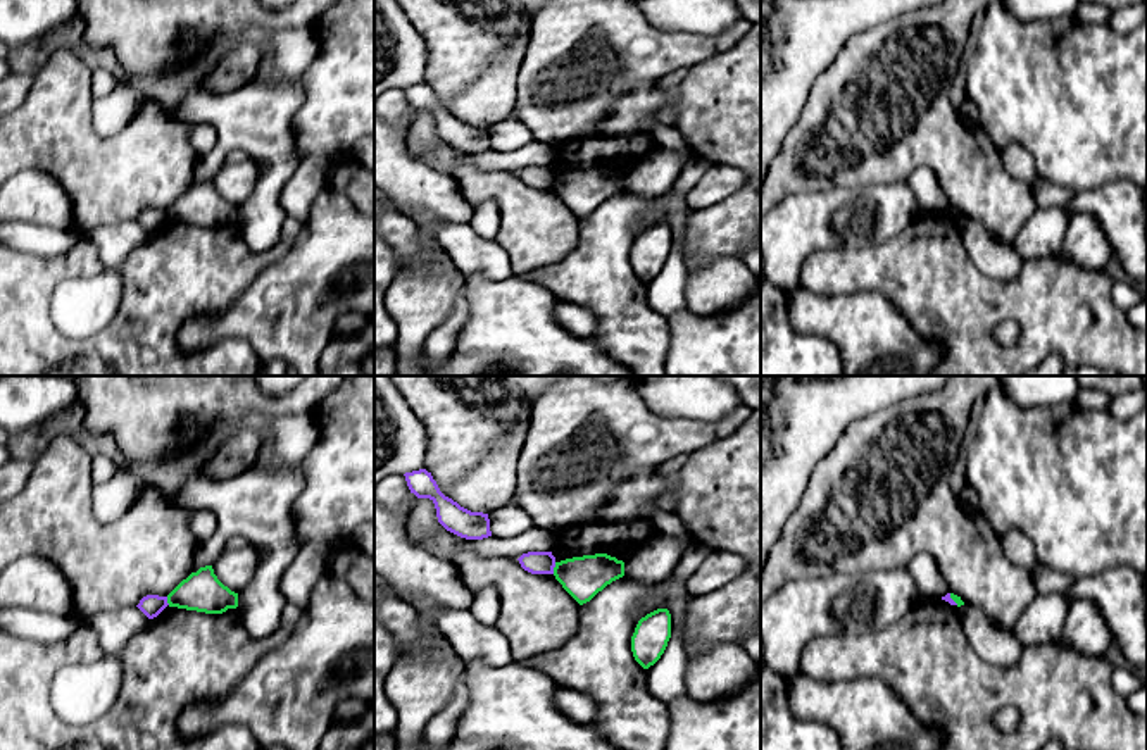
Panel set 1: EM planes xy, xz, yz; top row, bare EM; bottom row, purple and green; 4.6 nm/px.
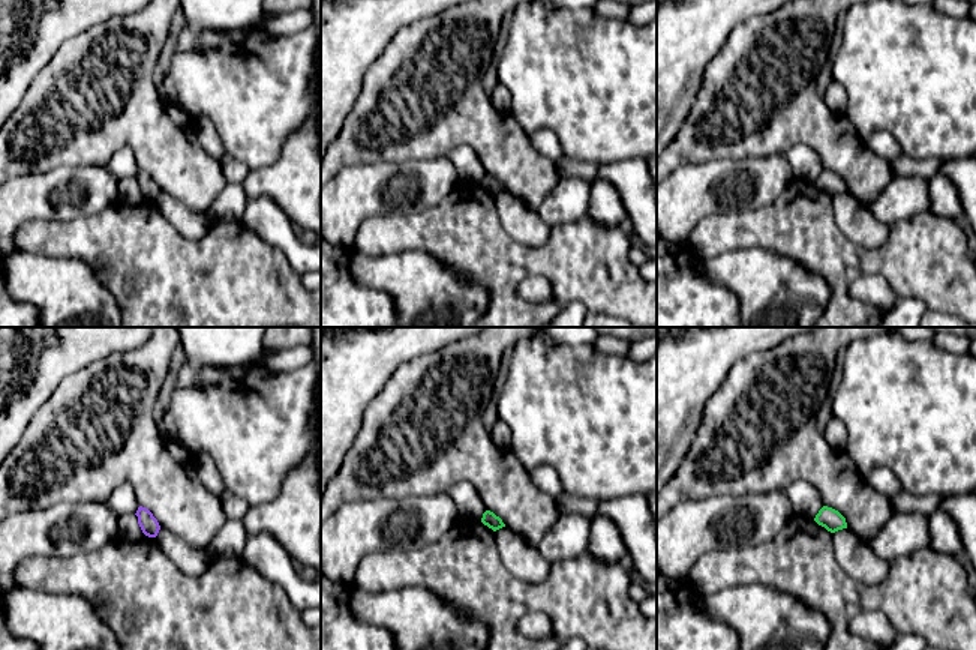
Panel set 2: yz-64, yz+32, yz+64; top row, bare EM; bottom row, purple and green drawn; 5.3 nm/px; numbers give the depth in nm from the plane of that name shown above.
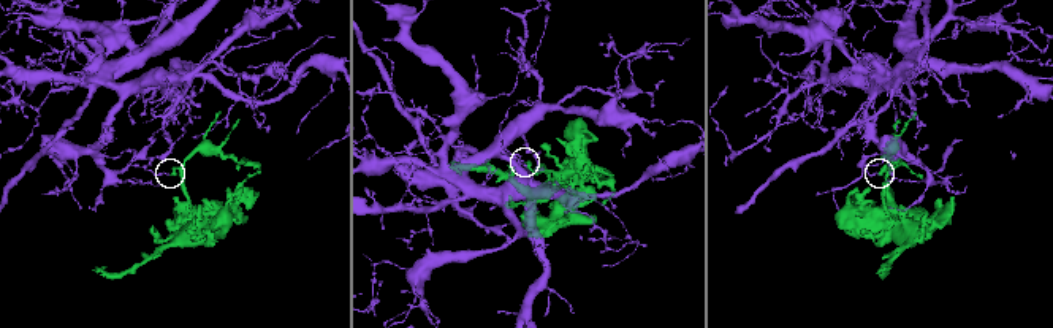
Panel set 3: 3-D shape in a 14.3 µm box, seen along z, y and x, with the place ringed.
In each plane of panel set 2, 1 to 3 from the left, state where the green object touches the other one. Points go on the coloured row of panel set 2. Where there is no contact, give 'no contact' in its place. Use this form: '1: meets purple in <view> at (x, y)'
1: no contact
2: no contact
3: no contact

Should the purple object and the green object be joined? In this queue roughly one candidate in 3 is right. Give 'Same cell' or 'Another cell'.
Another cell

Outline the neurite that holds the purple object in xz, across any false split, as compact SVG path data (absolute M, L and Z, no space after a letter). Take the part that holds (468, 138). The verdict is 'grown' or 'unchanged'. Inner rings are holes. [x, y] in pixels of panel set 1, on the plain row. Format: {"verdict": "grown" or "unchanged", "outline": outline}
{"verdict": "unchanged", "outline": "M426 83L405 86L405 95L417 112L429 112L435 117L438 136L450 147L466 153L492 150L488 128L471 126L452 112L445 110L431 86Z"}

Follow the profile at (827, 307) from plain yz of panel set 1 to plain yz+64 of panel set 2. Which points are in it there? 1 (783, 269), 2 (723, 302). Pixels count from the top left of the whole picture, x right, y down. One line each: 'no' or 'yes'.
1: yes
2: no

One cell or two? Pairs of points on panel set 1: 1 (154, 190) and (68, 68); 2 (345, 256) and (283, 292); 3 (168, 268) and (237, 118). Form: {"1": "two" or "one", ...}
{"1": "one", "2": "one", "3": "two"}

